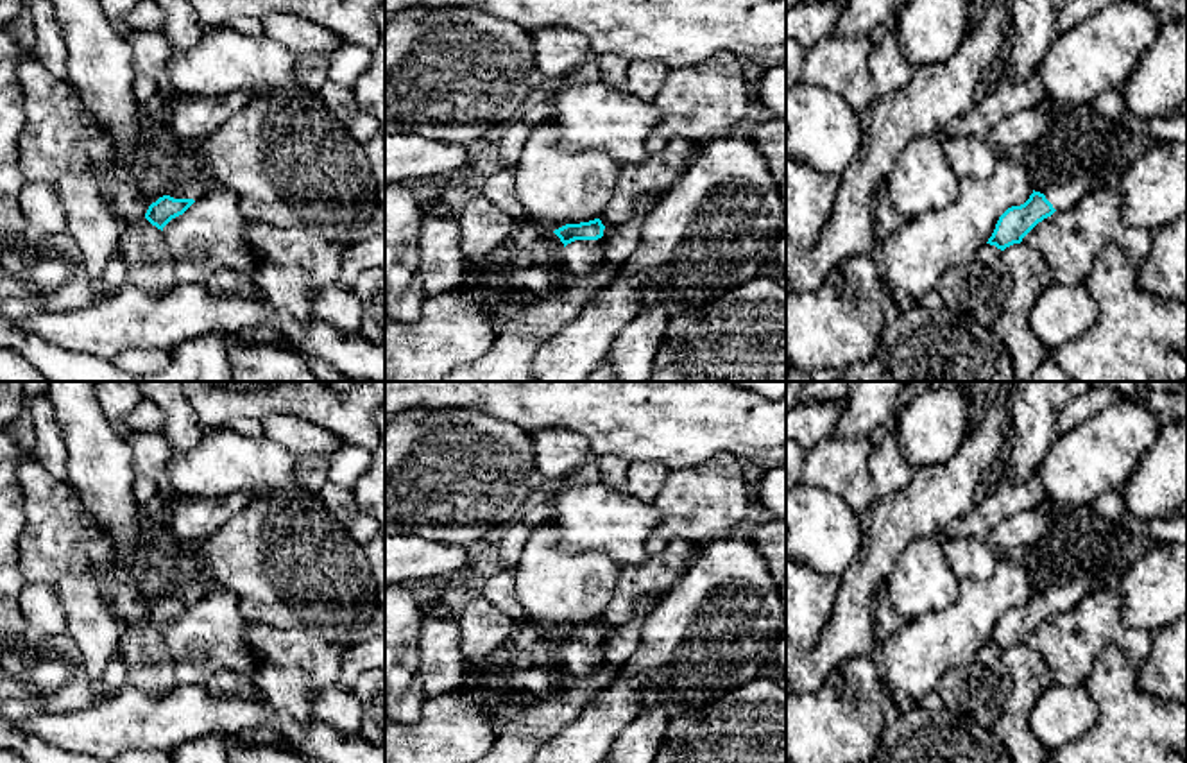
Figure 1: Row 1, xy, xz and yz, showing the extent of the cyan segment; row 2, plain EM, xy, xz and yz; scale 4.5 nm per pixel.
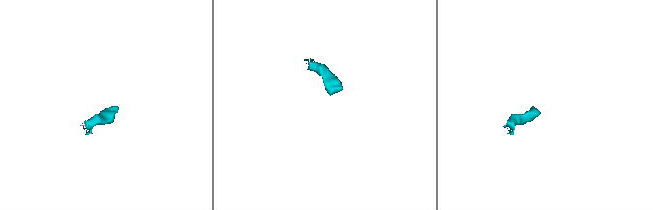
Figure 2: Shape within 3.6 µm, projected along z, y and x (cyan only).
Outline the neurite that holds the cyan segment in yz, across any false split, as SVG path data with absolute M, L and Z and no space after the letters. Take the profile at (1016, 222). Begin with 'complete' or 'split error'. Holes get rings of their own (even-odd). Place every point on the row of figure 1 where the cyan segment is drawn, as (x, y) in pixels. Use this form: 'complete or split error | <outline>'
split error | M1106 165L1085 176L1069 177L1047 188L1044 193L1035 192L1020 206L1008 208L997 220L995 229L986 244L1004 251L1022 238L1044 219L1055 211L1071 210L1083 195L1119 188L1123 172Z

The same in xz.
split error | M600 219L566 224L553 233L564 244L564 265L566 272L576 278L587 278L603 261L603 229Z

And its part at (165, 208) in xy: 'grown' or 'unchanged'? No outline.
grown

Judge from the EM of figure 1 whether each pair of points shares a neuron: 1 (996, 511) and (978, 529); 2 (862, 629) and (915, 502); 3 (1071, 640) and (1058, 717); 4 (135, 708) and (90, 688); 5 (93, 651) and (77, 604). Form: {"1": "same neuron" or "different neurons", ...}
{"1": "same neuron", "2": "same neuron", "3": "different neurons", "4": "different neurons", "5": "same neuron"}

